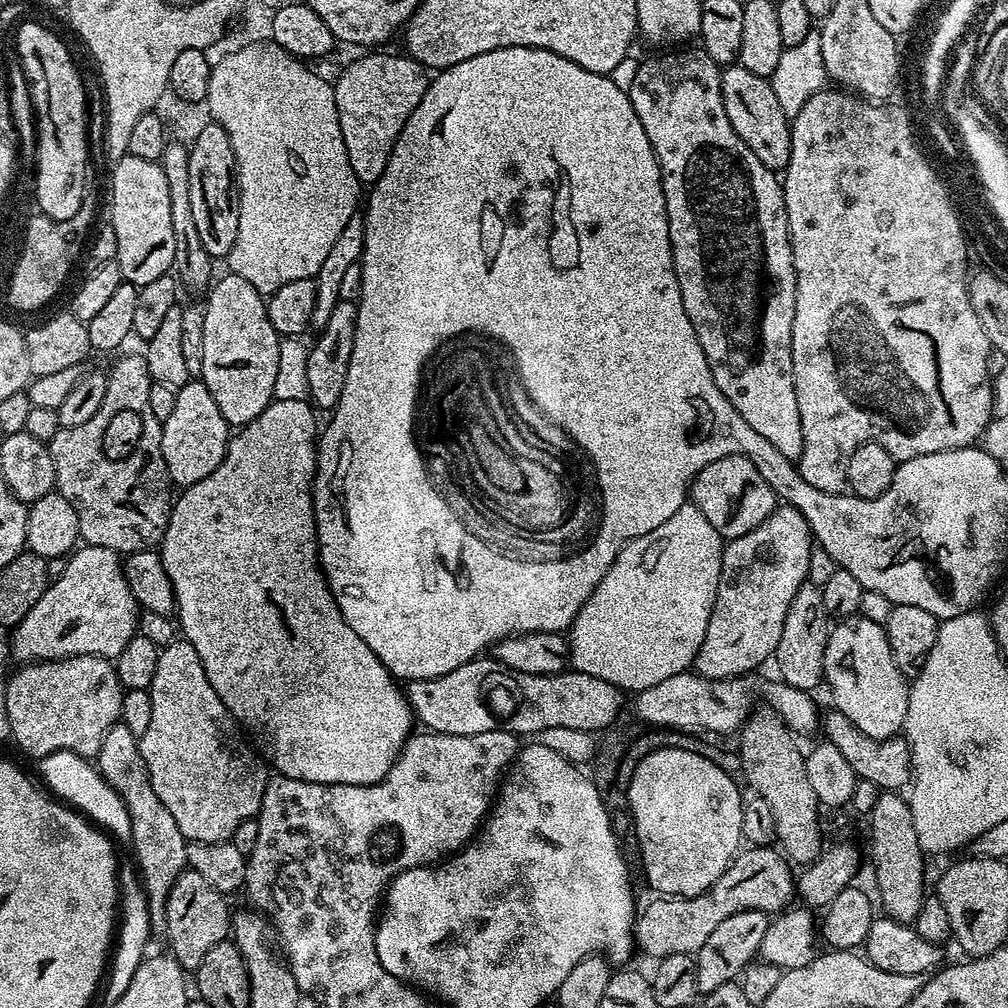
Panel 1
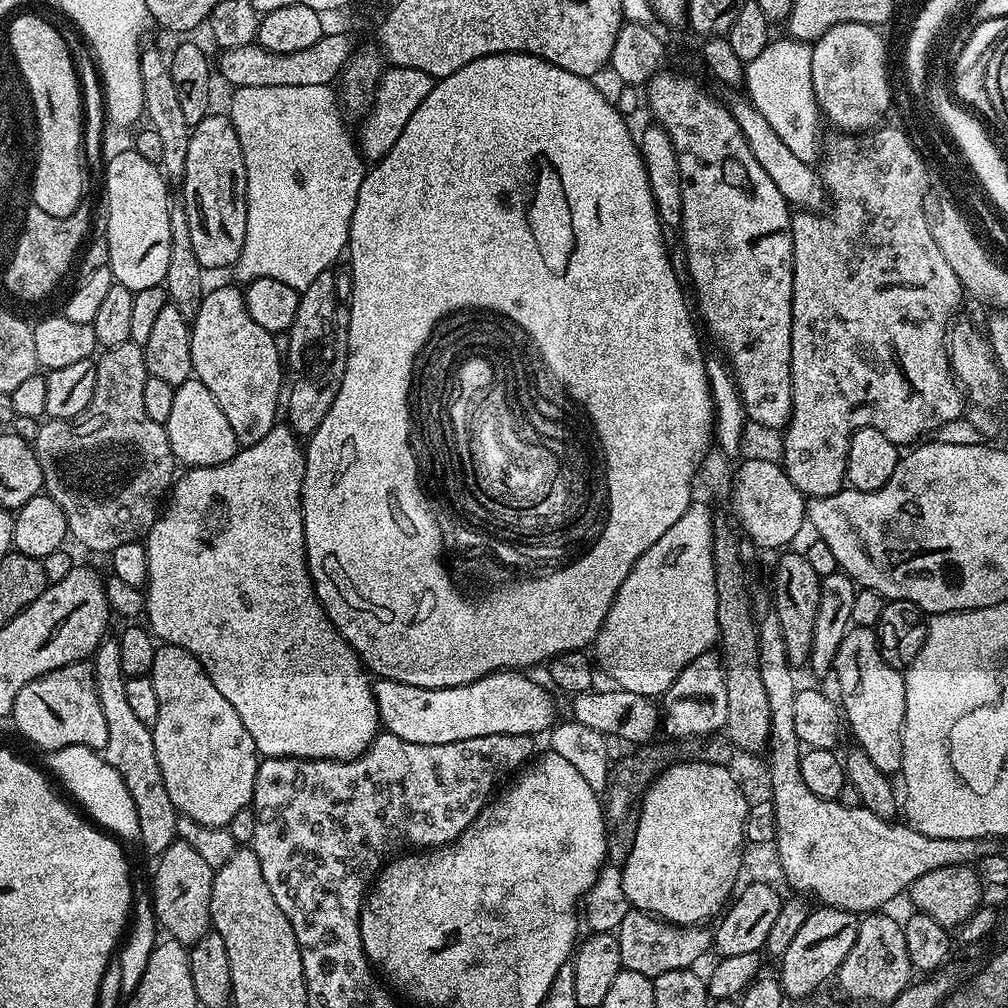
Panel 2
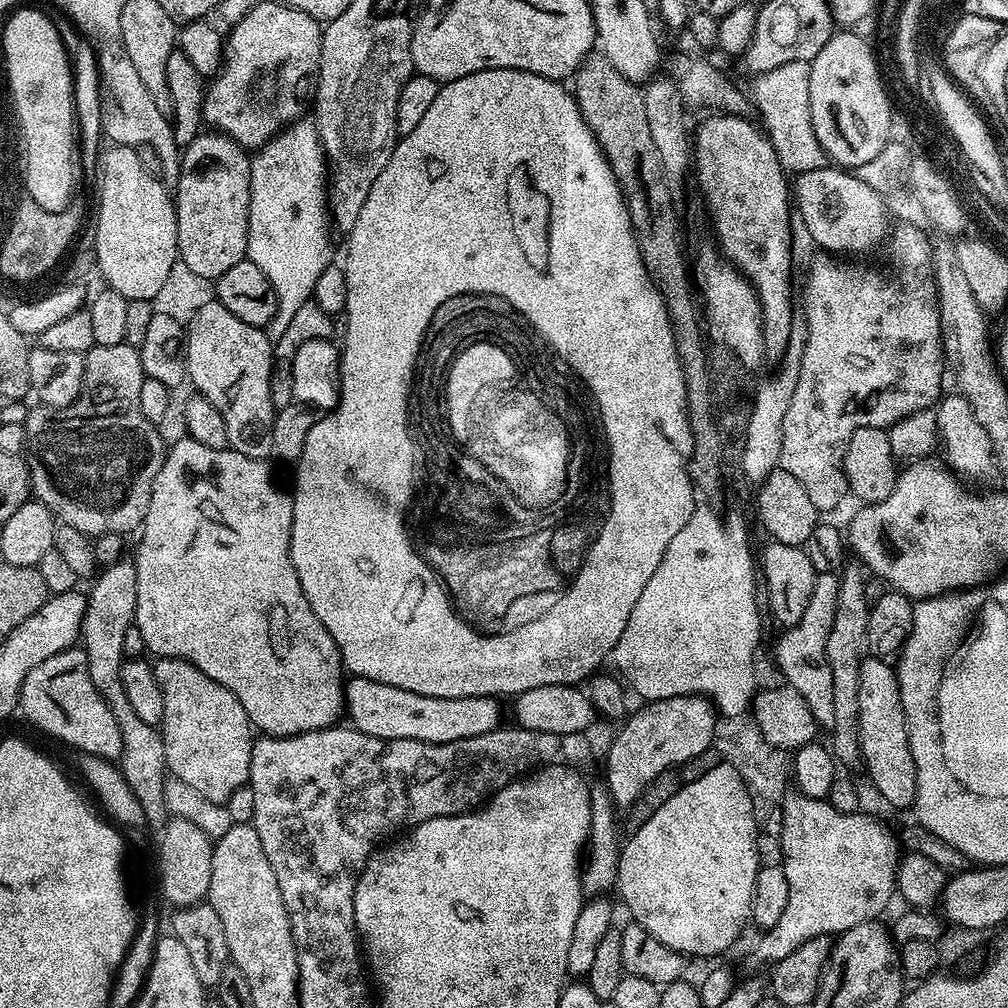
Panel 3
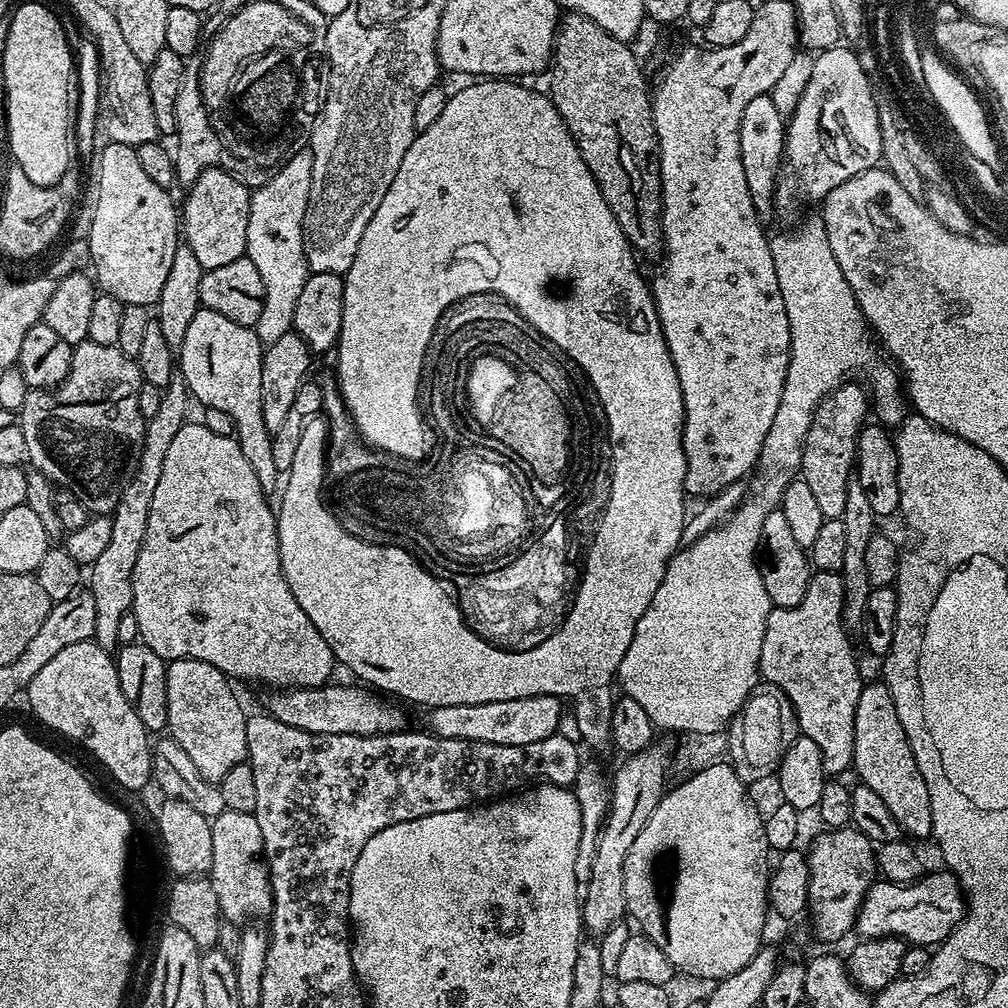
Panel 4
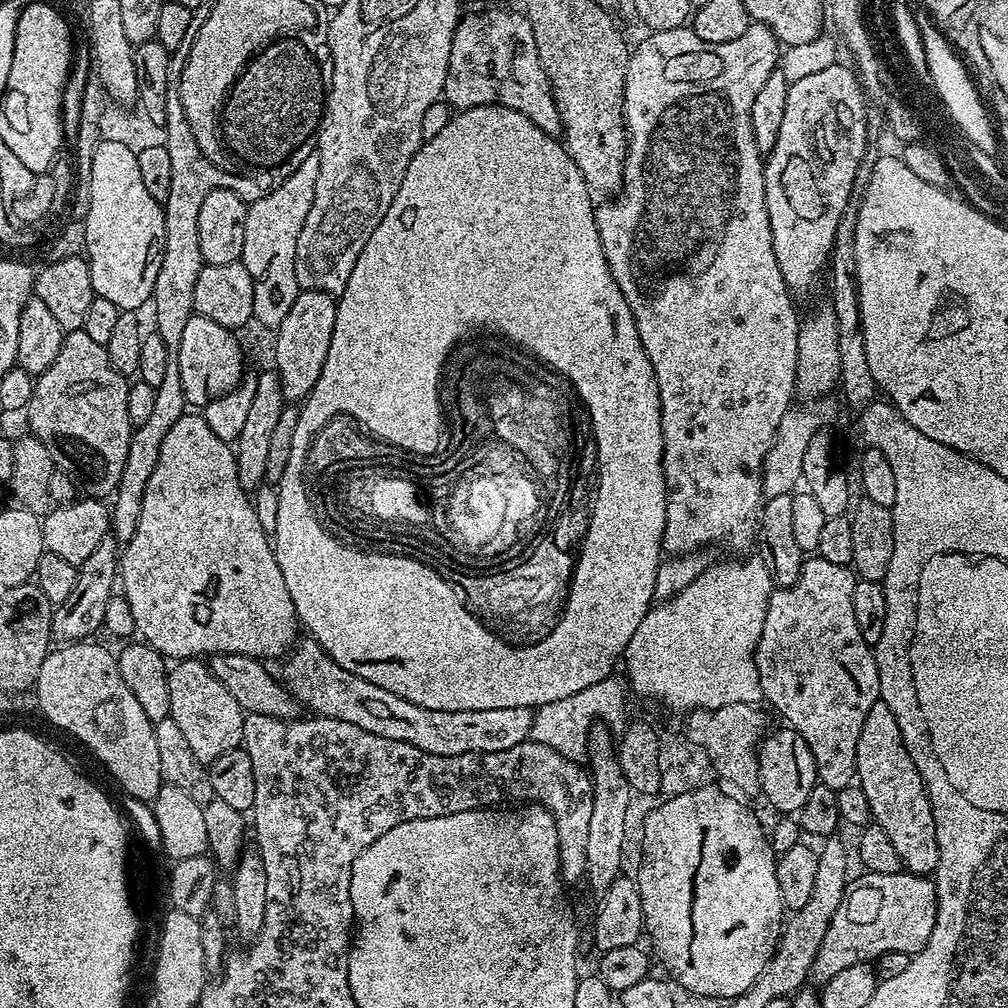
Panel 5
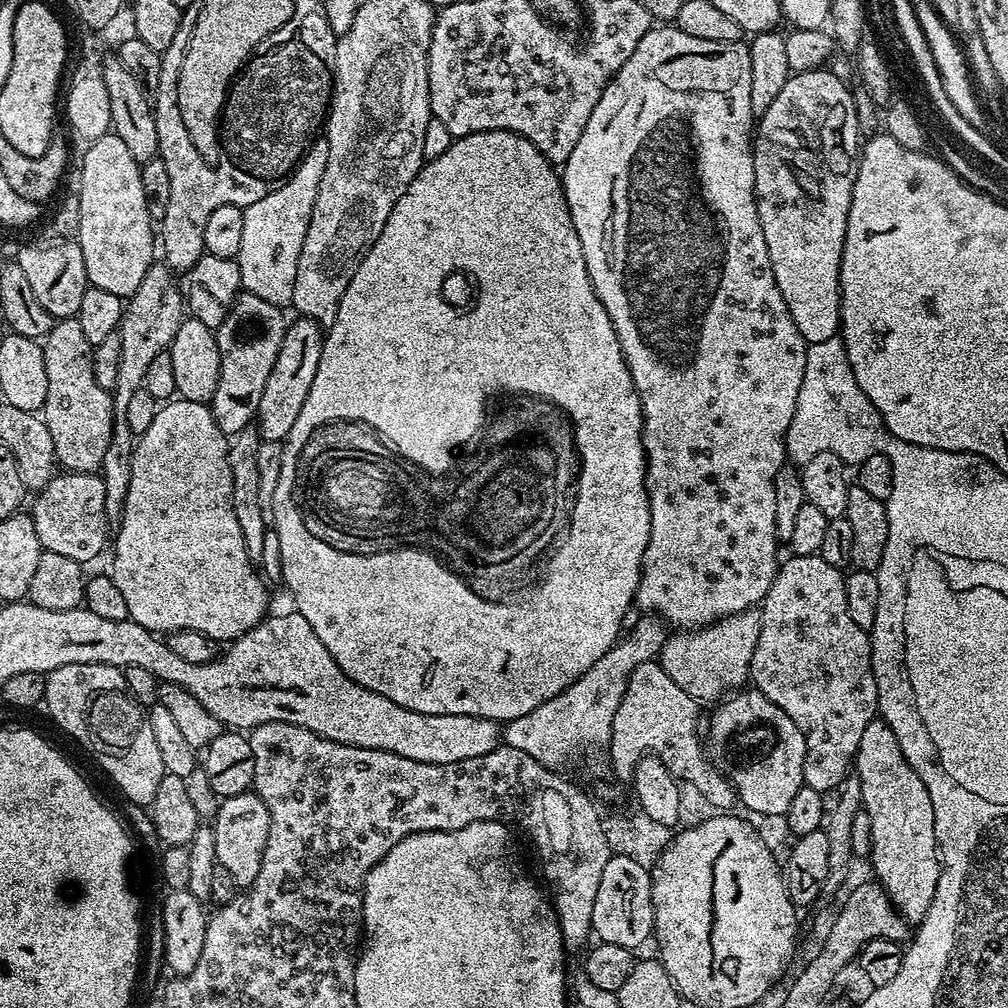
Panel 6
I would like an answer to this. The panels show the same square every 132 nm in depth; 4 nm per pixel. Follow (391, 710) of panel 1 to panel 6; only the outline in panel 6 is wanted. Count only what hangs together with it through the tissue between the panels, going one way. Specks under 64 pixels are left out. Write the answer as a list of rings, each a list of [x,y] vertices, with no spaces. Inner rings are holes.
[[[173,398],[161,403],[154,414],[154,422],[136,440],[133,452],[133,465],[130,466],[130,488],[126,493],[125,508],[121,514],[120,528],[114,532],[116,553],[112,556],[110,575],[114,586],[122,590],[122,598],[126,601],[128,619],[138,622],[146,630],[157,634],[171,634],[178,630],[198,630],[217,642],[231,642],[242,634],[246,634],[255,624],[265,619],[268,608],[268,592],[261,573],[254,567],[254,562],[248,556],[246,542],[242,542],[242,529],[238,527],[238,518],[234,518],[232,509],[232,475],[228,461],[228,441],[222,430],[218,430],[218,422],[214,422],[211,407],[207,403],[199,404]]]

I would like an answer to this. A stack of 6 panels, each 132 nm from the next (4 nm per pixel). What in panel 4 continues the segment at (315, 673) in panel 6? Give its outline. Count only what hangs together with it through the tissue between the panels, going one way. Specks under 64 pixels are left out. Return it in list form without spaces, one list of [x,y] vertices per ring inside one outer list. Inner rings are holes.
[[[531,696],[514,698],[506,702],[482,702],[462,706],[438,706],[427,713],[431,735],[442,740],[473,740],[474,742],[494,742],[498,746],[530,746],[530,742],[542,742],[542,738],[557,735],[562,715],[561,697]]]

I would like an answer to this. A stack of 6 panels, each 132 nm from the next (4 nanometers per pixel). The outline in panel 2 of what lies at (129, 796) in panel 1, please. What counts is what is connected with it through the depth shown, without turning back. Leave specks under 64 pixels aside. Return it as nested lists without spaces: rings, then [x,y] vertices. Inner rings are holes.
[[[105,638],[90,657],[90,667],[92,677],[96,683],[96,693],[102,706],[102,714],[106,718],[106,746],[102,750],[102,755],[106,763],[114,768],[122,776],[126,784],[126,789],[134,800],[134,807],[137,810],[139,829],[141,831],[139,843],[144,843],[146,851],[152,858],[159,857],[160,853],[167,850],[178,838],[176,834],[177,811],[174,802],[170,802],[170,794],[166,794],[166,786],[162,782],[162,770],[158,770],[158,758],[154,754],[154,738],[151,727],[143,724],[134,715],[133,708],[126,698],[126,677],[122,670],[122,661],[118,659],[118,639]]]

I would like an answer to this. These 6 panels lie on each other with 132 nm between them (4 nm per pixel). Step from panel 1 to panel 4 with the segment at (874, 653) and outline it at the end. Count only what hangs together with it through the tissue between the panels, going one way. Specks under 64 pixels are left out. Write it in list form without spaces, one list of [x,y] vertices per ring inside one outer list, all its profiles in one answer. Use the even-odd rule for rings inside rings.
[[[882,682],[865,683],[858,698],[858,710],[854,714],[854,772],[860,775],[859,783],[878,794],[886,809],[894,816],[901,833],[928,840],[932,834],[930,794],[926,790],[926,778],[914,762],[906,730],[898,722],[898,710],[894,710],[894,698]]]

